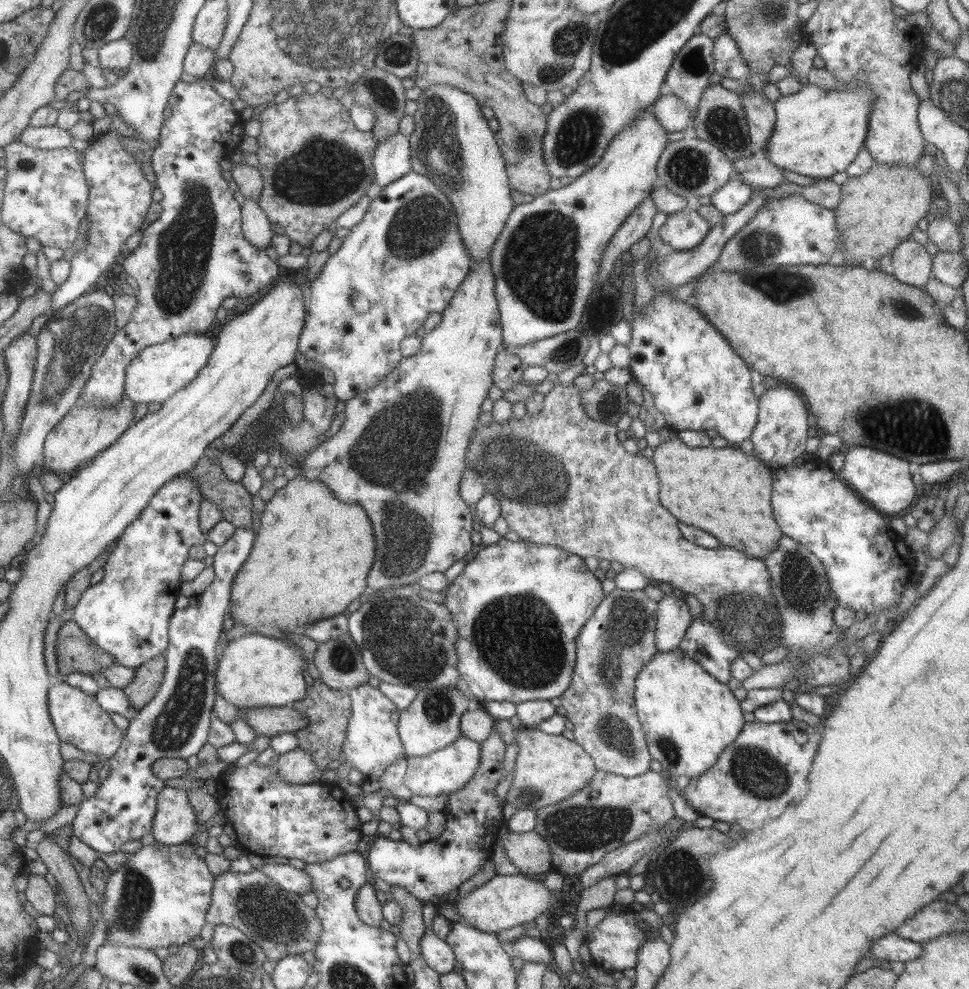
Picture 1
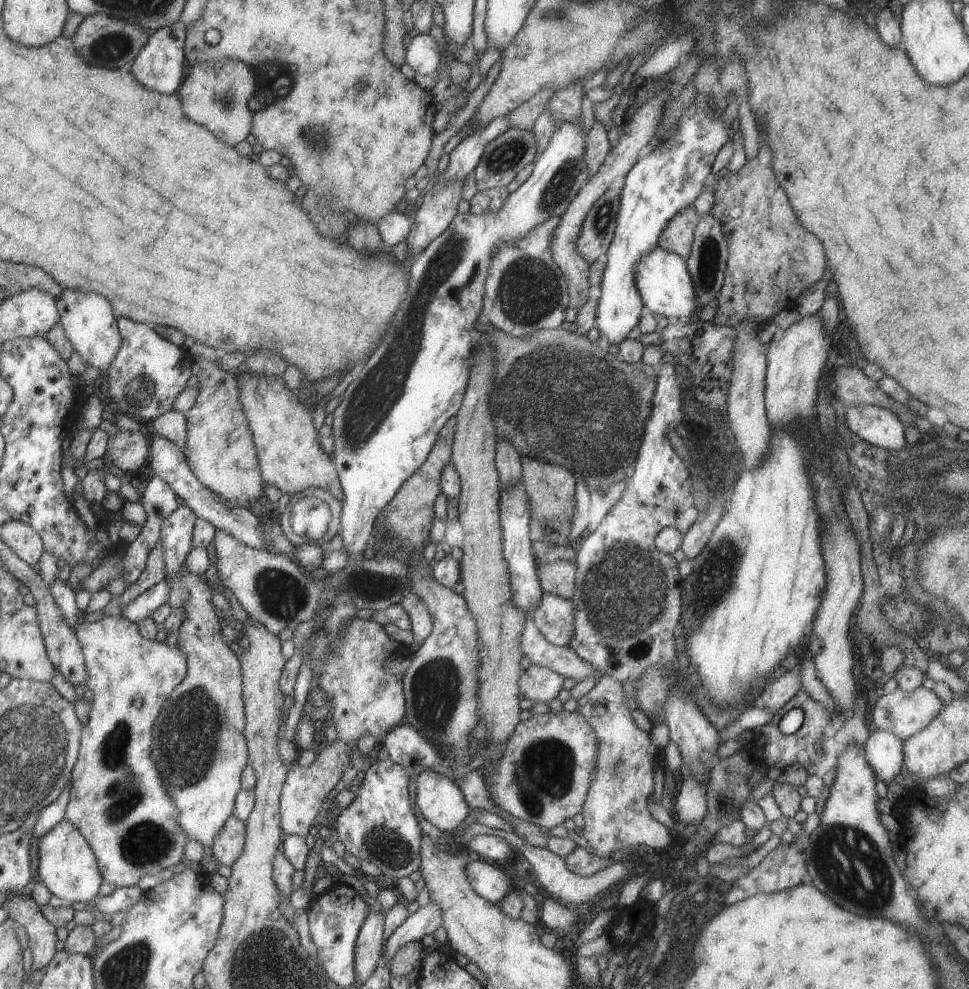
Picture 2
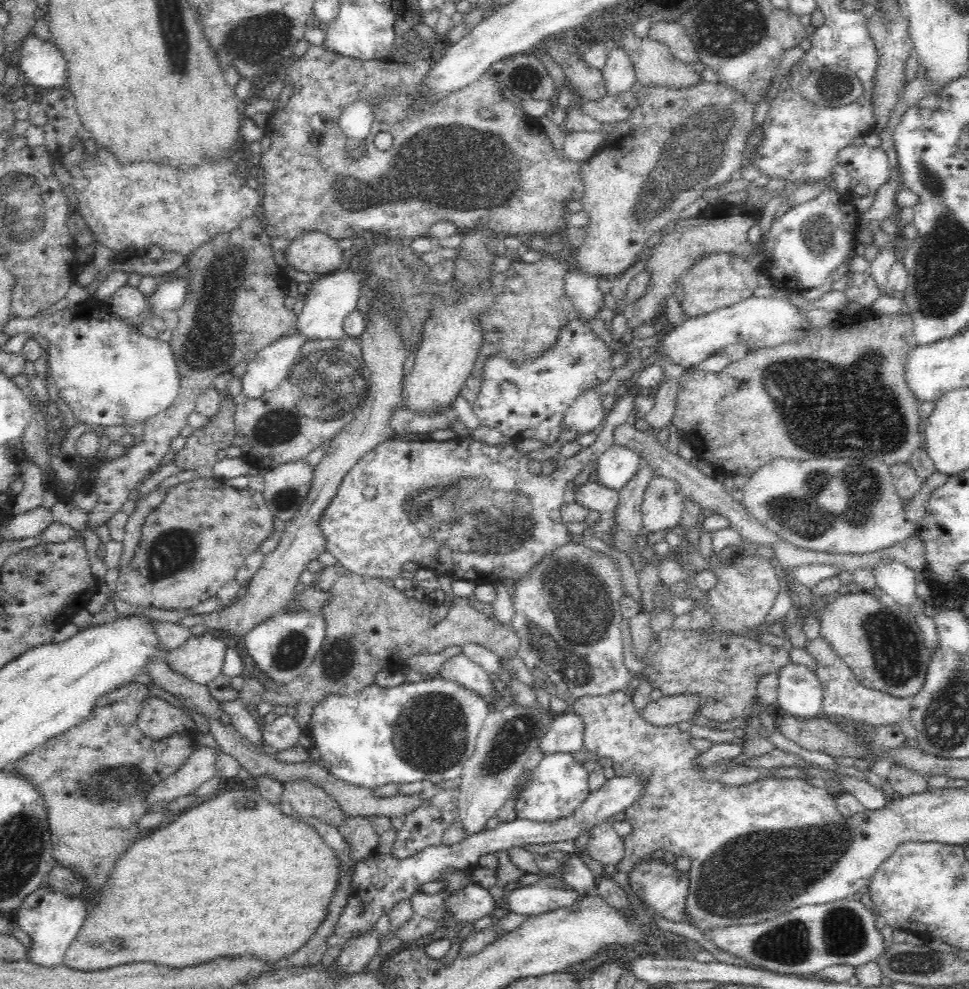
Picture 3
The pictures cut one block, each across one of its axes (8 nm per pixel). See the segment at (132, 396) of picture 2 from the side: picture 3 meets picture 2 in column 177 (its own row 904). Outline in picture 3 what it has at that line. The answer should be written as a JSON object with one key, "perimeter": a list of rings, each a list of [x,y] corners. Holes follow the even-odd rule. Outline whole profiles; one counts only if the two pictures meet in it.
{"perimeter":[[[614,776],[606,779],[604,785],[592,791],[567,817],[551,821],[534,821],[516,817],[513,821],[502,821],[494,830],[485,829],[481,833],[466,838],[453,846],[440,844],[428,846],[412,854],[409,858],[395,858],[390,853],[376,853],[358,862],[354,880],[351,882],[348,903],[335,924],[333,932],[338,938],[352,938],[362,929],[372,928],[380,916],[388,914],[393,906],[404,899],[410,899],[421,884],[436,881],[442,870],[458,868],[466,870],[478,865],[481,855],[494,854],[500,850],[508,851],[513,847],[547,845],[553,842],[576,841],[581,836],[590,836],[590,830],[604,822],[608,817],[626,810],[638,798],[642,785],[637,776]]]}

